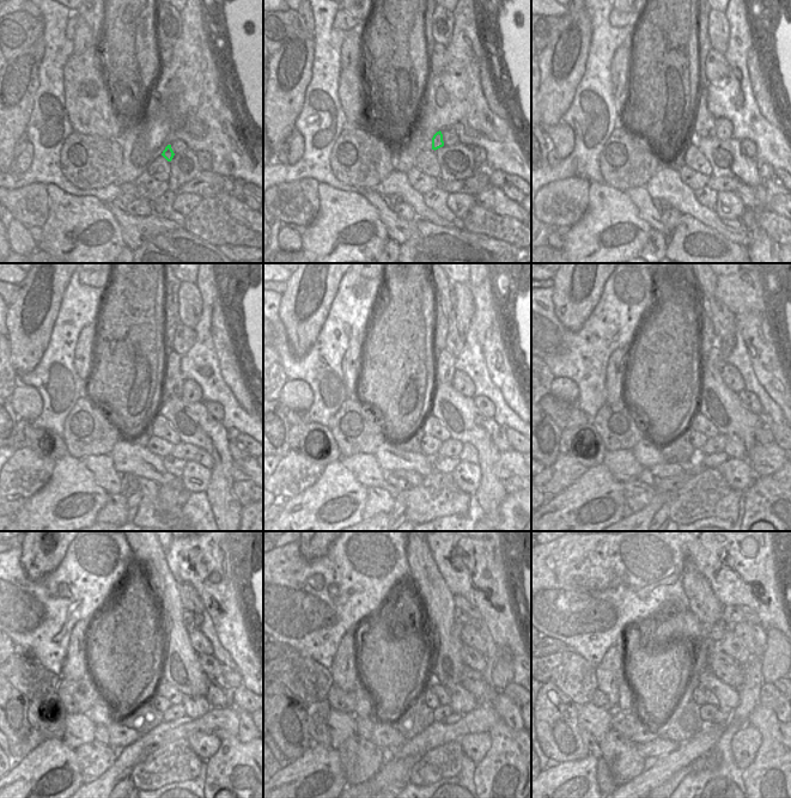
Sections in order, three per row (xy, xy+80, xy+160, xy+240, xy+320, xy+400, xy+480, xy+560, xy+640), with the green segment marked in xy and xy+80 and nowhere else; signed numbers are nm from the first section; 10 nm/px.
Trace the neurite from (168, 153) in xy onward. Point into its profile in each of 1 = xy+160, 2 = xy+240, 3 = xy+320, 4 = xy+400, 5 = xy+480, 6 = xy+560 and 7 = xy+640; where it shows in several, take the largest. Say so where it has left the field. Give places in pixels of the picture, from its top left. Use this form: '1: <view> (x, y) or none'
1: xy+160 (704, 126)
2: xy+240 (174, 381)
3: xy+320 (444, 364)
4: xy+400 (716, 357)
5: xy+480 (188, 616)
6: xy+560 (460, 616)
7: xy+640 (730, 615)

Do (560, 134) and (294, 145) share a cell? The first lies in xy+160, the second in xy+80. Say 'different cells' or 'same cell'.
same cell

